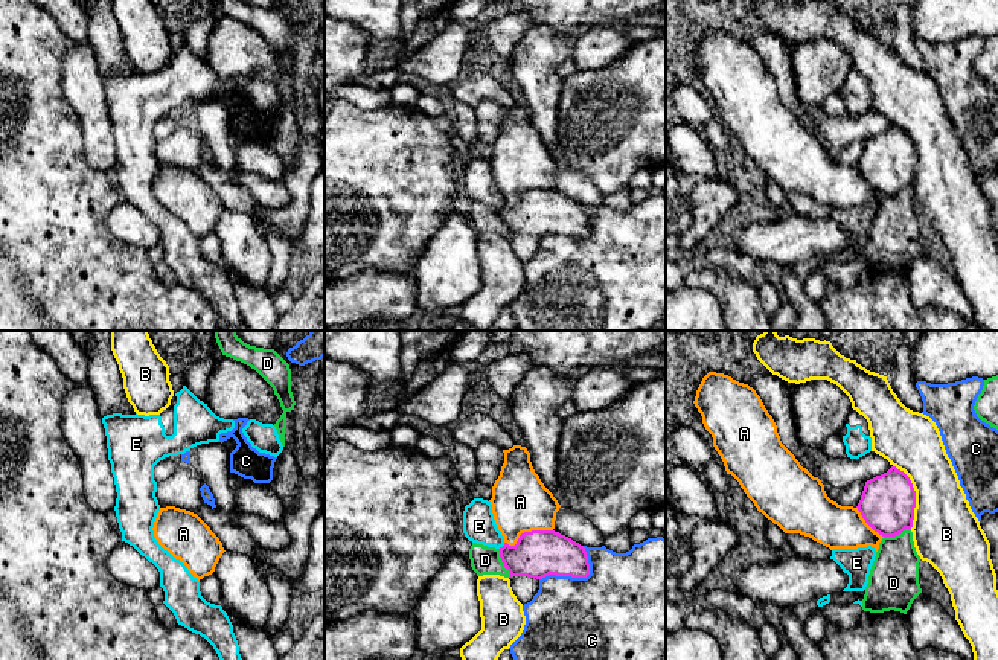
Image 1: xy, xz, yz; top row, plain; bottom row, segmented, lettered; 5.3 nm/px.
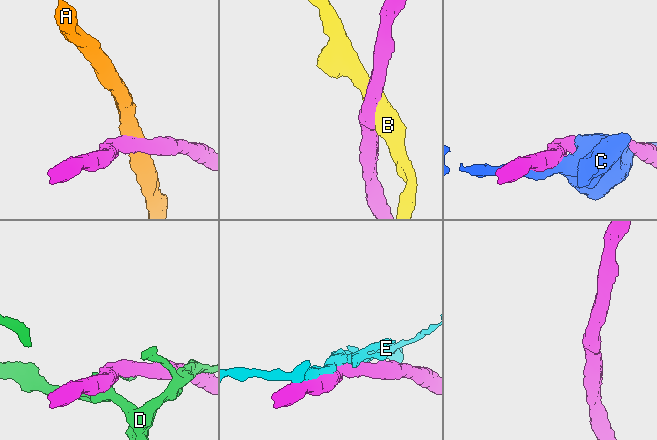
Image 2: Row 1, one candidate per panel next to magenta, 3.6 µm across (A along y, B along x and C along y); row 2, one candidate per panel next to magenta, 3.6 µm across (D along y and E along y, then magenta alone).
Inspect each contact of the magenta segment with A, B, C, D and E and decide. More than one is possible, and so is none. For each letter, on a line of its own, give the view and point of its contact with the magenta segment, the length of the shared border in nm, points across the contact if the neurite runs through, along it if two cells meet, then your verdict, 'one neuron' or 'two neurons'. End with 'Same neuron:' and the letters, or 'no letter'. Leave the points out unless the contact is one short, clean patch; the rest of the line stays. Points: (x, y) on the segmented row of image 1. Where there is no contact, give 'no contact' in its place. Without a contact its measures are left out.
A: contact xz (526, 532); length 260 nm; two neurons
B: contact yz (914, 496); length 340 nm; two neurons
C: contact xz (576, 576); length 300 nm; two neurons
D: contact xz (503, 563); length 170 nm; two neurons
E: contact xz (503, 546); length 50 nm; two neurons
Same neuron: no letter

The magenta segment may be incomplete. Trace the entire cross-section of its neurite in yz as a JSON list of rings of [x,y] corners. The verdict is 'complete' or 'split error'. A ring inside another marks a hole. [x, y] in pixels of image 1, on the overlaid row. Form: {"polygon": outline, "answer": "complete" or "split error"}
{"polygon": [[[891,466],[865,482],[858,503],[865,523],[882,537],[896,537],[913,527],[916,491],[910,477]]], "answer": "complete"}

